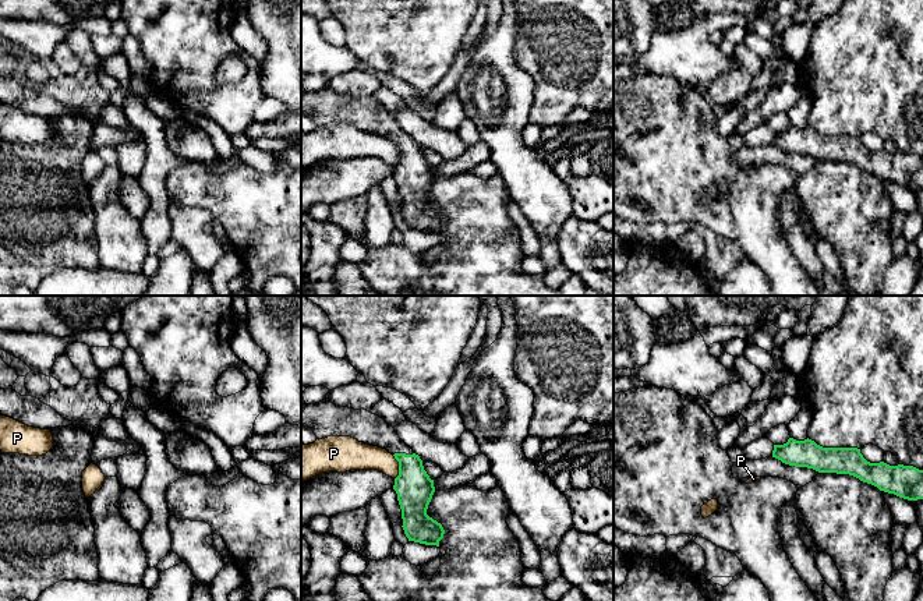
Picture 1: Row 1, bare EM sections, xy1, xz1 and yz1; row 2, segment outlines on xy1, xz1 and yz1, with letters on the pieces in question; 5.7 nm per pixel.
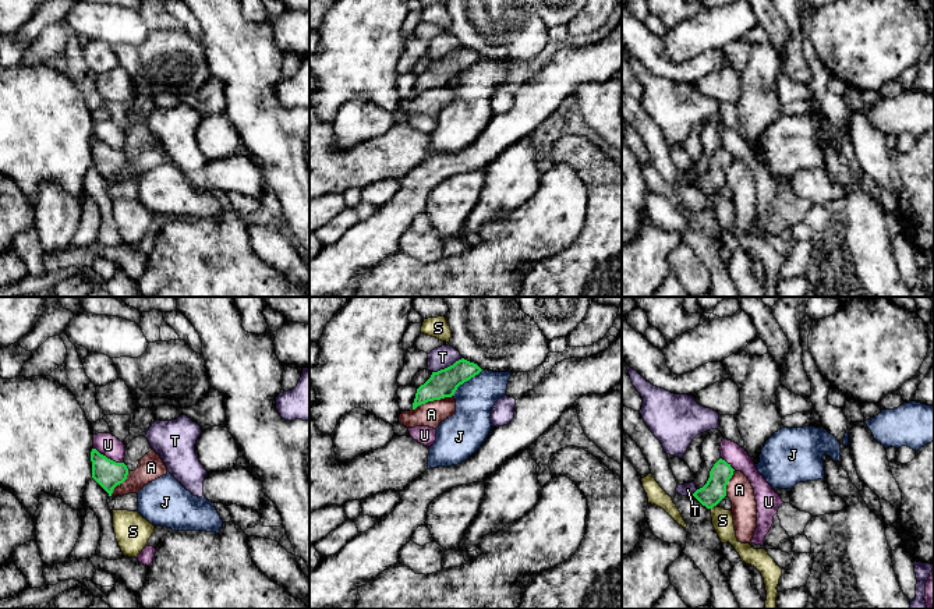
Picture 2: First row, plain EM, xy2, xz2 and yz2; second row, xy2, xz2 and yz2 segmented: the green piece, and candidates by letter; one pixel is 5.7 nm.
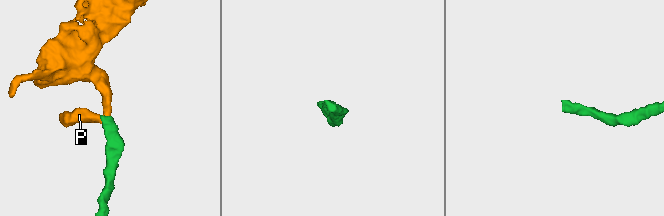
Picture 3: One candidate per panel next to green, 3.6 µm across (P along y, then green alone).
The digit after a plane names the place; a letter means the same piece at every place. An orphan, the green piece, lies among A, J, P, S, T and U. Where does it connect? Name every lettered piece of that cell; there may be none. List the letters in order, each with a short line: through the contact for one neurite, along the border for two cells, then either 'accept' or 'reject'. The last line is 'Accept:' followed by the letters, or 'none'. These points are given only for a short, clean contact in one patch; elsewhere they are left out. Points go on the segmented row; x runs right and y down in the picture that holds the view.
A: xz2 (452, 395), (443, 399), (428, 400), (413, 410) | reject
J: xz2 (481, 369), (464, 381), (452, 395) | reject
P: xz1 (392, 455), (398, 462), (398, 476), (395, 478) | reject
S: yz2 (715, 505), (711, 509) | reject
T: xz2 (462, 358), (432, 372) | reject
U: xy2 (94, 448), (108, 457), (123, 463) | reject
Accept: none

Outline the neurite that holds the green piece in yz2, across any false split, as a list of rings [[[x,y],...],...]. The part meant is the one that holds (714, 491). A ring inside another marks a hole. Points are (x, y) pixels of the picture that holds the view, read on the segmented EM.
[[[719,458],[711,468],[707,484],[697,489],[693,496],[707,509],[712,509],[726,496],[726,485],[733,471],[730,464]]]

